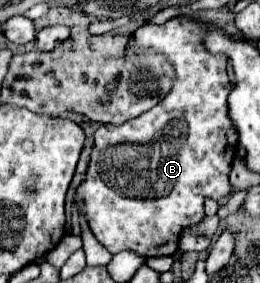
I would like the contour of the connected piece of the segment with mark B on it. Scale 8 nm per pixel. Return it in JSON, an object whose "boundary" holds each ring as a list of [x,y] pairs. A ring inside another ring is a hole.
{"boundary":[[[176,17],[164,25],[154,25],[154,23],[146,23],[142,27],[138,27],[134,31],[134,43],[138,43],[138,49],[158,49],[160,53],[166,55],[166,59],[174,65],[176,69],[176,81],[174,81],[174,87],[172,87],[172,93],[168,93],[156,107],[152,107],[150,111],[142,113],[140,117],[132,119],[132,121],[126,121],[122,125],[100,125],[96,135],[94,135],[94,147],[92,147],[92,159],[90,159],[90,165],[86,169],[86,177],[84,181],[80,183],[80,187],[76,189],[76,201],[82,201],[84,207],[82,207],[82,213],[88,221],[88,227],[90,231],[94,233],[94,237],[110,251],[110,253],[118,253],[118,251],[134,251],[138,255],[146,255],[148,257],[160,257],[160,255],[174,255],[178,251],[178,239],[180,239],[180,231],[190,227],[190,225],[196,225],[204,219],[204,201],[210,197],[214,201],[226,197],[230,191],[232,191],[232,185],[228,181],[228,175],[230,175],[230,169],[232,169],[232,161],[234,161],[234,155],[236,155],[236,147],[238,147],[238,135],[234,131],[234,125],[230,121],[230,115],[228,115],[228,95],[230,95],[230,89],[234,87],[228,79],[228,73],[226,73],[226,63],[228,63],[228,57],[226,55],[212,55],[204,49],[202,45],[202,21],[196,21],[196,19],[188,19],[188,17]],[[130,145],[132,145],[132,169],[128,169],[124,165],[124,159],[122,155],[116,155],[120,149],[128,149],[128,157],[130,157]]]}

